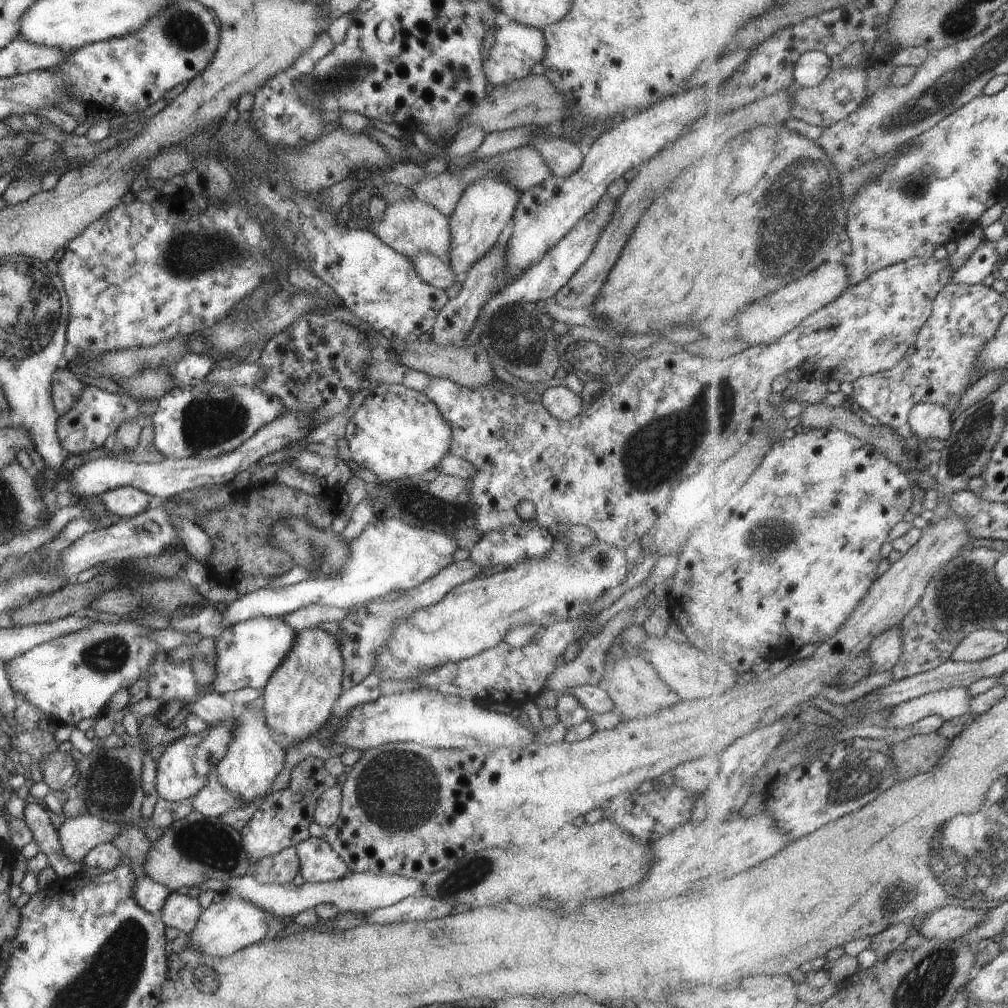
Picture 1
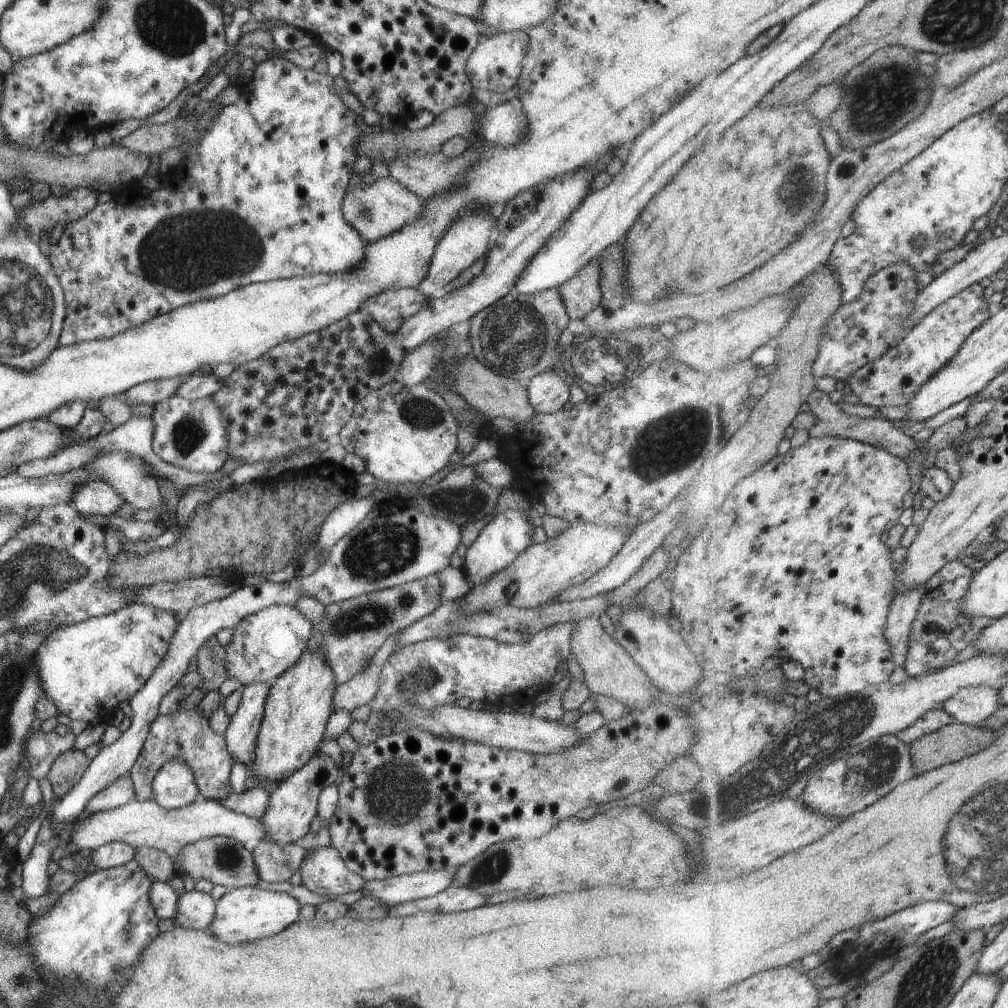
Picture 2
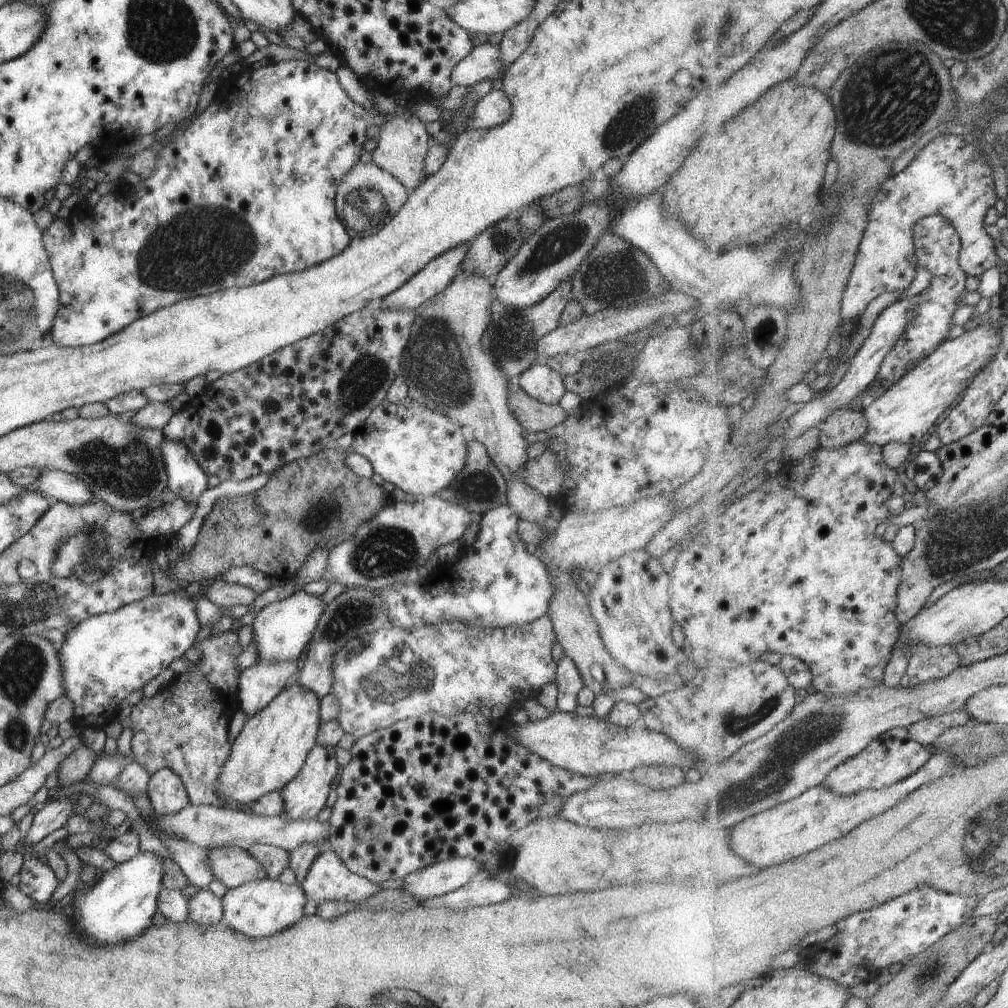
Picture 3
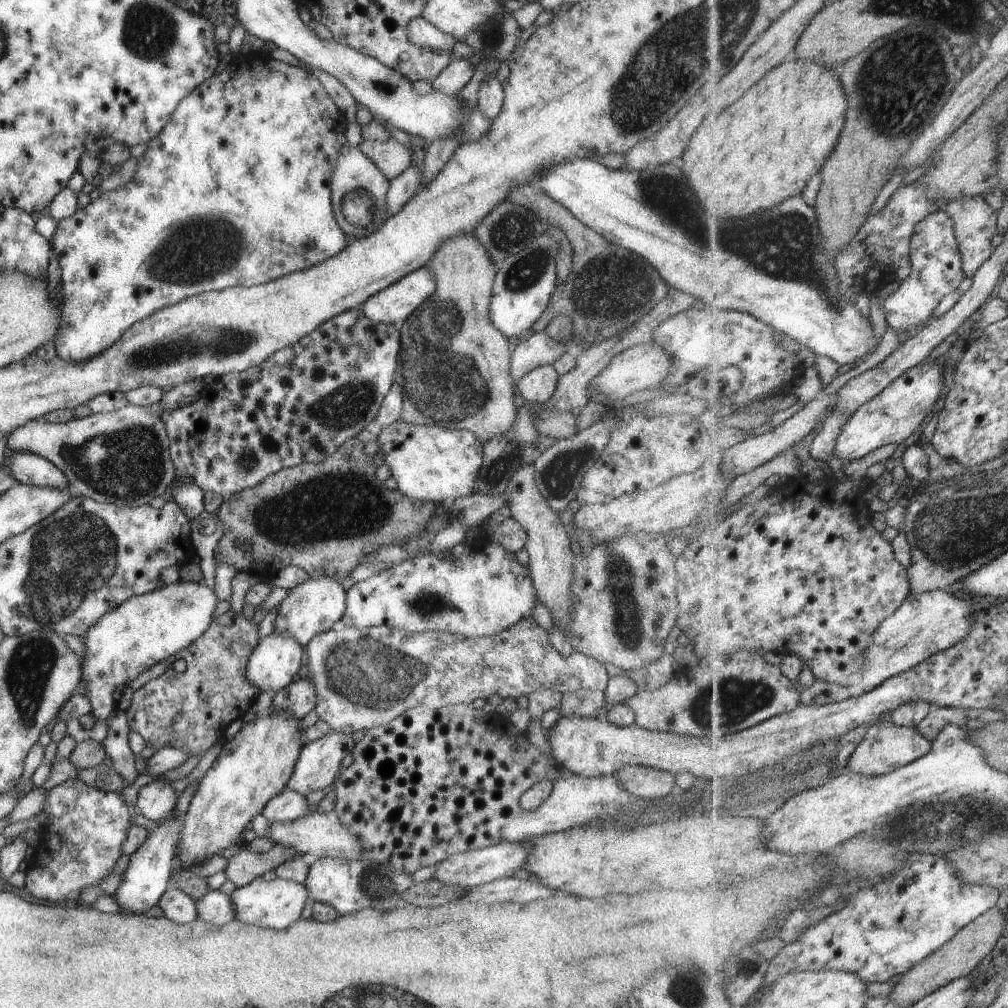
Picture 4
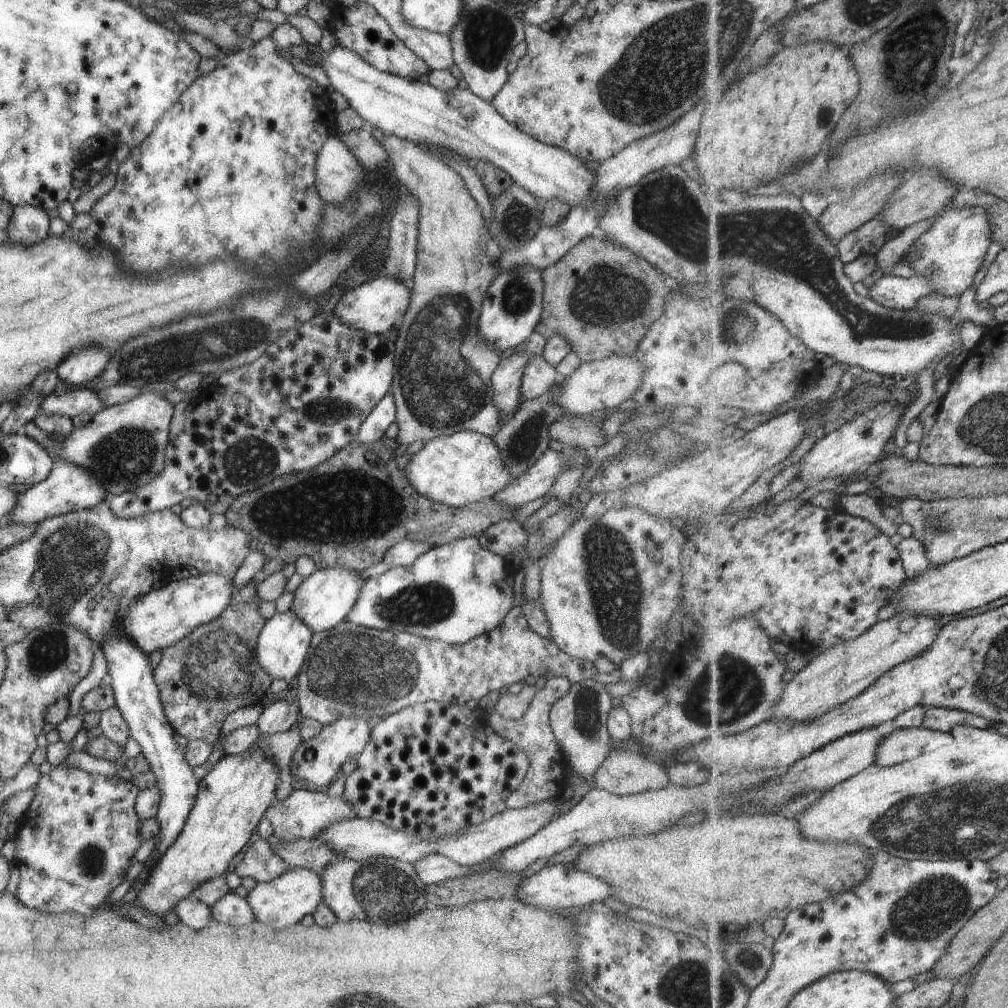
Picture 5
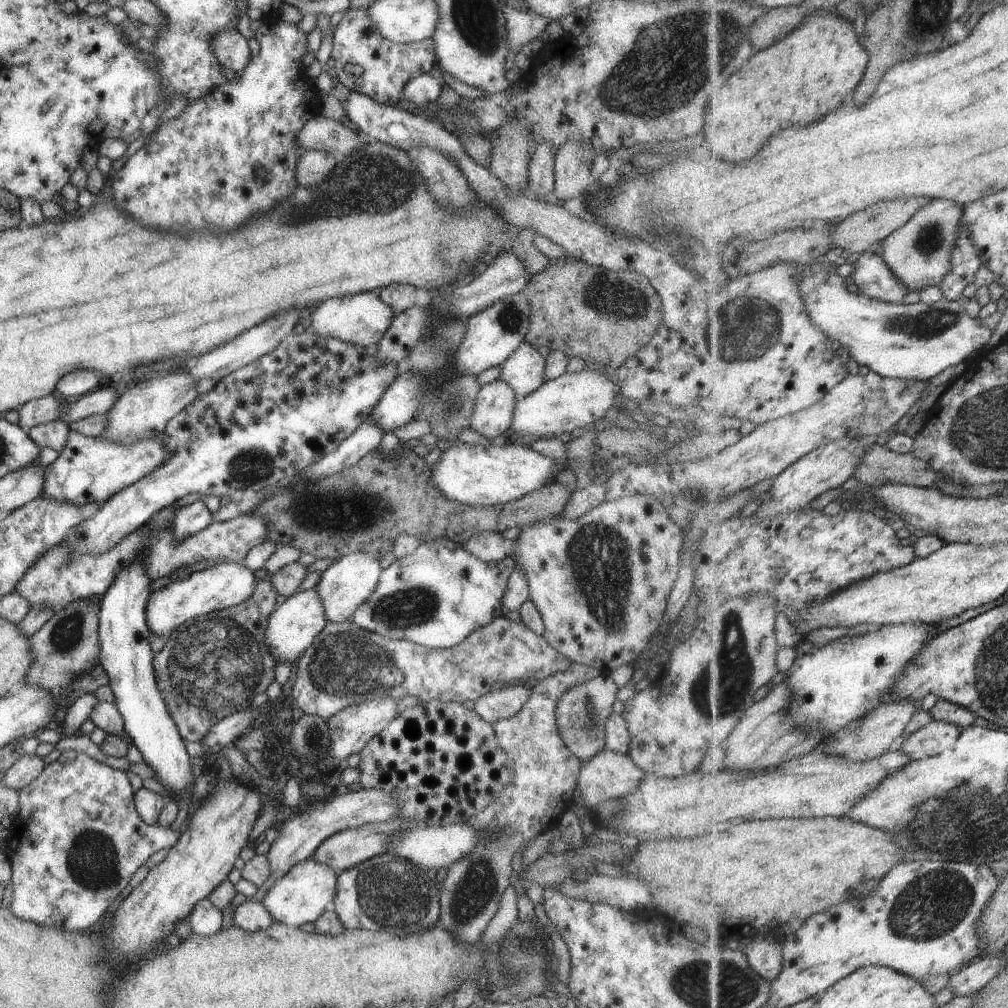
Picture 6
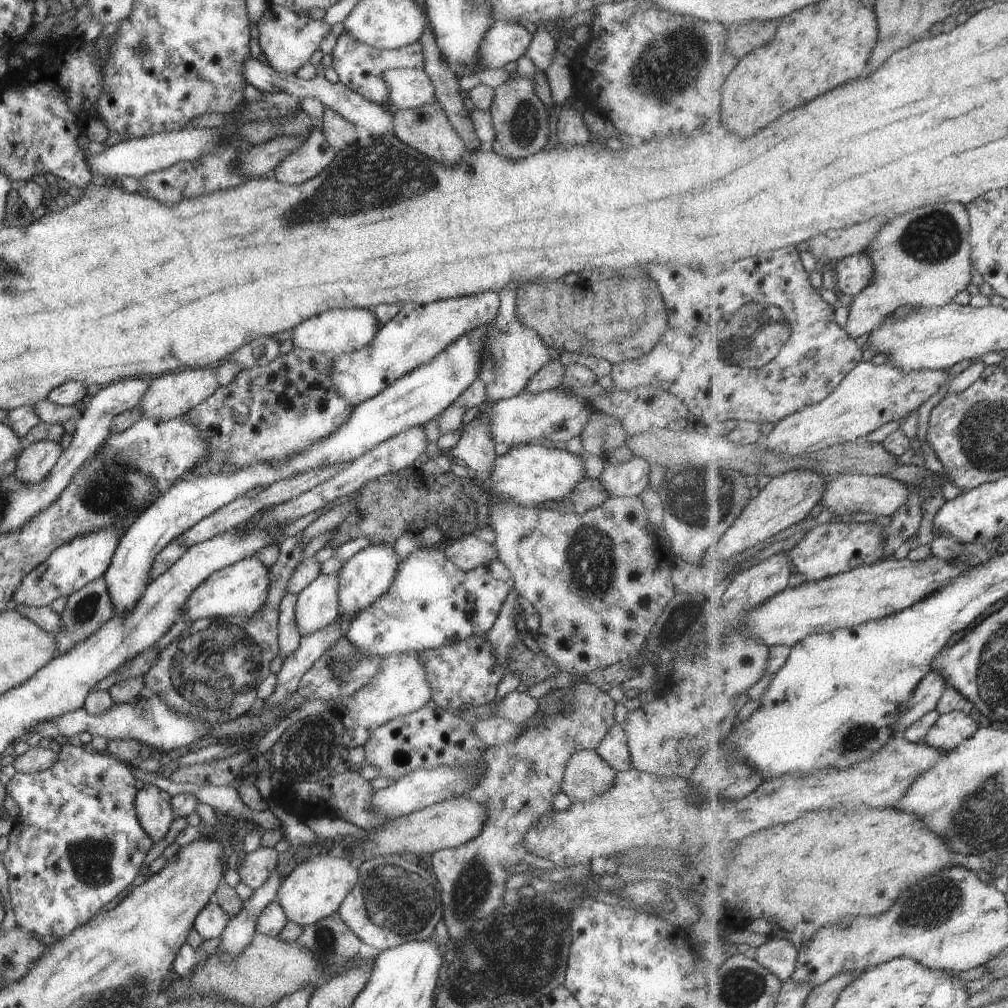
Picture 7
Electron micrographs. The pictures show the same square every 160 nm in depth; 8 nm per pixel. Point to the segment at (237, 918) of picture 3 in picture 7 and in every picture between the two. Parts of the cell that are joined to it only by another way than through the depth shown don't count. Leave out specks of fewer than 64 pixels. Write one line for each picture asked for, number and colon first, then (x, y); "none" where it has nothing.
4: (270, 904)
5: (282, 901)
6: (306, 889)
7: (313, 889)

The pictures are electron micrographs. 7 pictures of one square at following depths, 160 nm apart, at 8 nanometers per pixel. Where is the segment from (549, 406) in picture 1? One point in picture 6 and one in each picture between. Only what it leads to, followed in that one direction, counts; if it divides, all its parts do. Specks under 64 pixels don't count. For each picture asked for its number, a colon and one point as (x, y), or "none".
2: (547, 393)
3: (542, 384)
4: (538, 384)
5: (538, 376)
6: (523, 370)

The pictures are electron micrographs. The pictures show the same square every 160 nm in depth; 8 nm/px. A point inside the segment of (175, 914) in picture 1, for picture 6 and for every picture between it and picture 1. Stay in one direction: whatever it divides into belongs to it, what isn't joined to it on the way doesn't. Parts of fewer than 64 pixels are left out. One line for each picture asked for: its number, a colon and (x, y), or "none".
2: (194, 910)
3: (204, 908)
4: (214, 907)
5: (230, 909)
6: (250, 915)

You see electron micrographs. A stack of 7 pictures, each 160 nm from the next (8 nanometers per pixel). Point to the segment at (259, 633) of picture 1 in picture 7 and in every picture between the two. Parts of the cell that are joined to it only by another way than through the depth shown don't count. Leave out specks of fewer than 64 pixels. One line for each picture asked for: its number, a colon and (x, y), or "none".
2: (261, 646)
3: (281, 629)
4: (309, 608)
5: (321, 600)
6: (345, 583)
7: (365, 575)

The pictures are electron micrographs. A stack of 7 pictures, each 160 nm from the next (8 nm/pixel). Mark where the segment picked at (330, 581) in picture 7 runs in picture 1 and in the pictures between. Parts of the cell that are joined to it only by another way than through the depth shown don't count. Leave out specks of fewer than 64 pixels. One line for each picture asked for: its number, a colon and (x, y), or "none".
1: (253, 758)
2: (240, 735)
3: (257, 685)
4: (274, 661)
5: (282, 642)
6: (290, 628)

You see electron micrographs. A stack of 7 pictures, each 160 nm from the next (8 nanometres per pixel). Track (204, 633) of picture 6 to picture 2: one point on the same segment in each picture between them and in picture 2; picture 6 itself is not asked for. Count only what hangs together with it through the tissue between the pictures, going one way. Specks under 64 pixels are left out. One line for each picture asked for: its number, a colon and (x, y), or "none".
2: (183, 735)
3: (183, 727)
4: (203, 689)
5: (212, 671)

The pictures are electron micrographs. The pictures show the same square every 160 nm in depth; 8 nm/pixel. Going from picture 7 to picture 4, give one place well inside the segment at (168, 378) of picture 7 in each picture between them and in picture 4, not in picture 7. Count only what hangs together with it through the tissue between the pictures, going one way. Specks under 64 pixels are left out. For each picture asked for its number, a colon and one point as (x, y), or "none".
4: (121, 457)
5: (122, 446)
6: (144, 409)

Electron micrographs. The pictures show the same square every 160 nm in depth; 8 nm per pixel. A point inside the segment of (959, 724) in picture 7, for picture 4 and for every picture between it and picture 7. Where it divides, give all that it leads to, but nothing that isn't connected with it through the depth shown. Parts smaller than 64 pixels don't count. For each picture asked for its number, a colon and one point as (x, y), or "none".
4: (886, 747)
5: (900, 746)
6: (932, 740)

